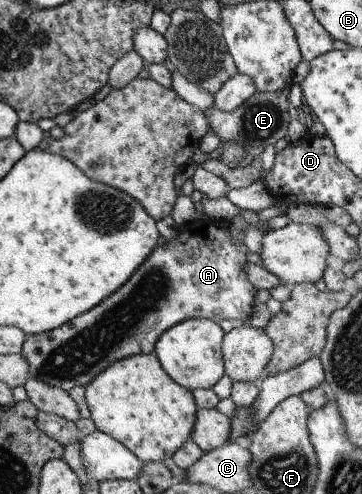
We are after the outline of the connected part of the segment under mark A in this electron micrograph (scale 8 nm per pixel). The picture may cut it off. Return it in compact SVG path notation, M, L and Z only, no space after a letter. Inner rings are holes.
M244 210L233 221L217 221L204 217L178 225L177 237L163 245L156 245L151 255L135 269L133 275L96 307L52 331L26 337L21 355L27 361L29 377L67 393L74 386L87 386L111 363L123 357L152 353L159 335L175 323L181 323L183 319L205 318L215 323L219 323L221 319L231 319L238 325L247 324L255 293L259 289L255 289L247 281L243 271L245 263L249 263L245 258L249 251L247 246L243 245L243 233L251 225L262 233L270 229L267 228L266 221L257 219L257 215L259 212Z

